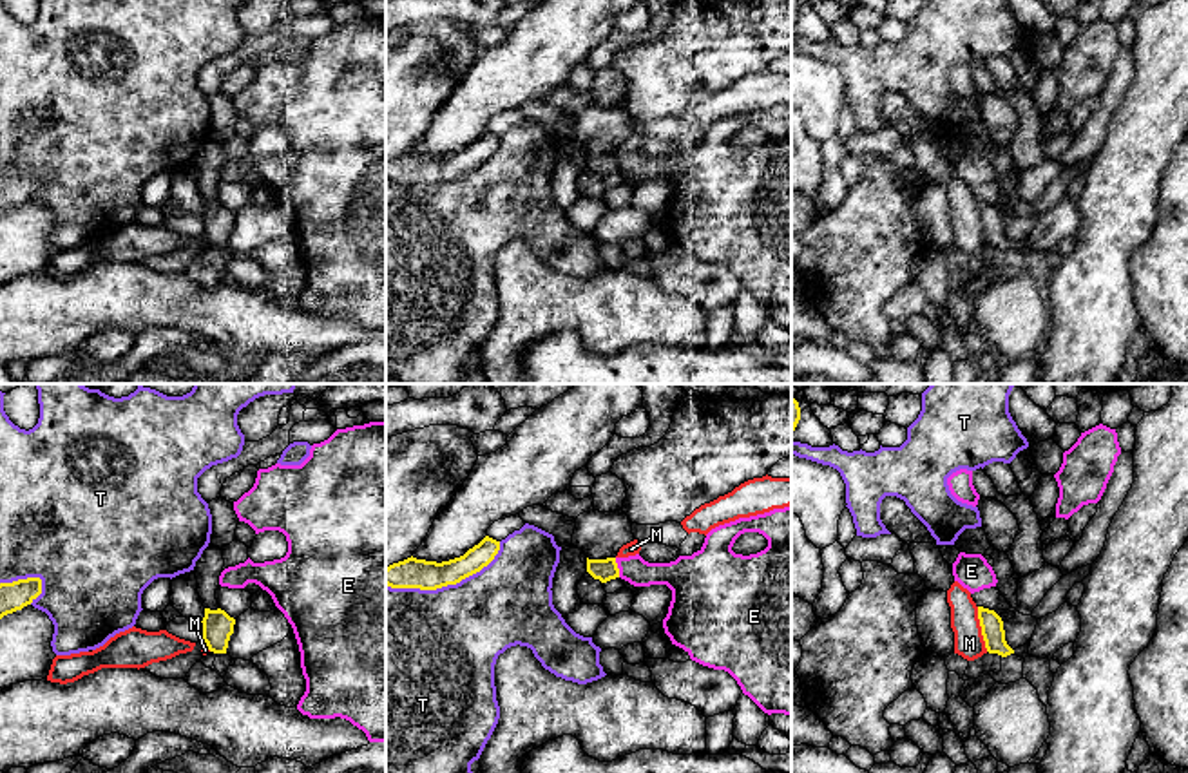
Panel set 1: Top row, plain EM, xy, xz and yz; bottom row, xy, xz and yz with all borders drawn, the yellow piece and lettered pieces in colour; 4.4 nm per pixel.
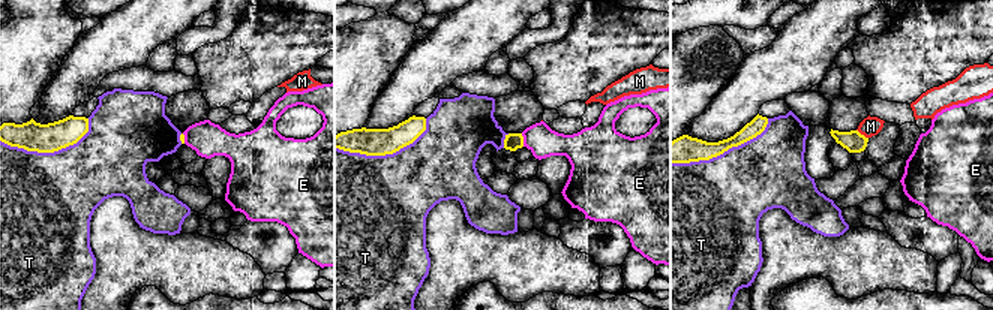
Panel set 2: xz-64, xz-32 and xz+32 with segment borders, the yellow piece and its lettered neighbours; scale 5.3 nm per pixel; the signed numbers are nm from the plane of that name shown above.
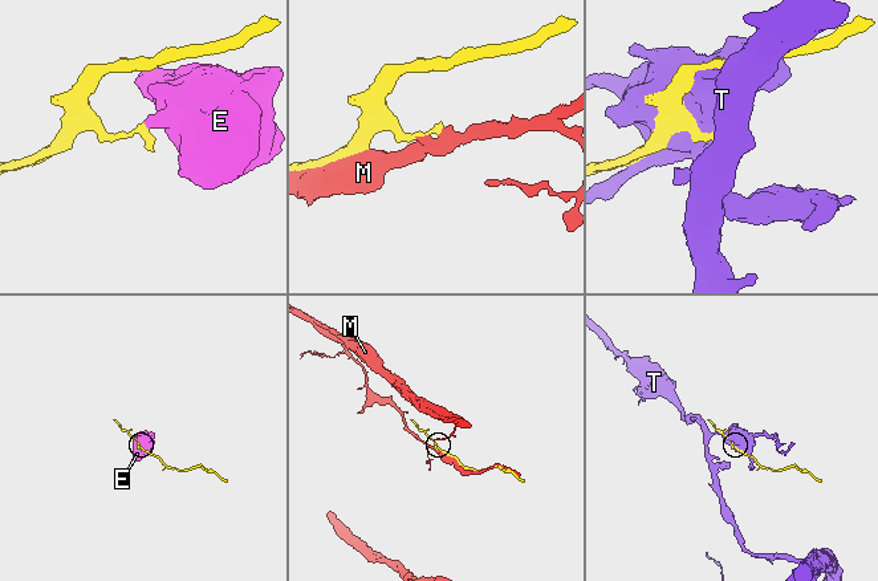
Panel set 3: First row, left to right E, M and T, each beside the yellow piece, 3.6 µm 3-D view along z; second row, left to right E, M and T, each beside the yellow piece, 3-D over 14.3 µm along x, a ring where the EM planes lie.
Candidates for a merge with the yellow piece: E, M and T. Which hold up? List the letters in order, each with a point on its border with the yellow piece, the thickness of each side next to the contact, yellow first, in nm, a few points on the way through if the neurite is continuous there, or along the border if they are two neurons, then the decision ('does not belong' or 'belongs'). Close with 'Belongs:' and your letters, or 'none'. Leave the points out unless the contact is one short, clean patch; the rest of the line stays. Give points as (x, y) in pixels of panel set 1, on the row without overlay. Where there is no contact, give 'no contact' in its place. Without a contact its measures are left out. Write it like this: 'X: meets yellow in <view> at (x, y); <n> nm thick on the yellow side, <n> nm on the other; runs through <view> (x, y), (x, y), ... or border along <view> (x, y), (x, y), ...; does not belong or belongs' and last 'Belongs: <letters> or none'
E: meets yellow in xz at (616, 162); 100 nm thick on the yellow side, 120 nm on the other; border along xz (614, 152), (620, 171); does not belong
M: meets yellow in yz at (982, 223); 100 nm thick on the yellow side, 130 nm on the other; does not belong
T: meets yellow in xz at (448, 178); 140 nm thick on the yellow side, 460 nm on the other; does not belong
Belongs: none

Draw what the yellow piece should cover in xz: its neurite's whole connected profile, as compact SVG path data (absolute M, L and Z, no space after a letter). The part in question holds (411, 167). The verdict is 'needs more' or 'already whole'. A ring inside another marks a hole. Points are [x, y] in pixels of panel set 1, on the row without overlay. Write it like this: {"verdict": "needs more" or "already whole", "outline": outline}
{"verdict": "already whole", "outline": "M485 130L464 150L449 156L436 157L411 150L386 163L386 179L391 183L420 185L436 185L447 179L456 179L487 161L498 148L498 145L500 136Z"}

